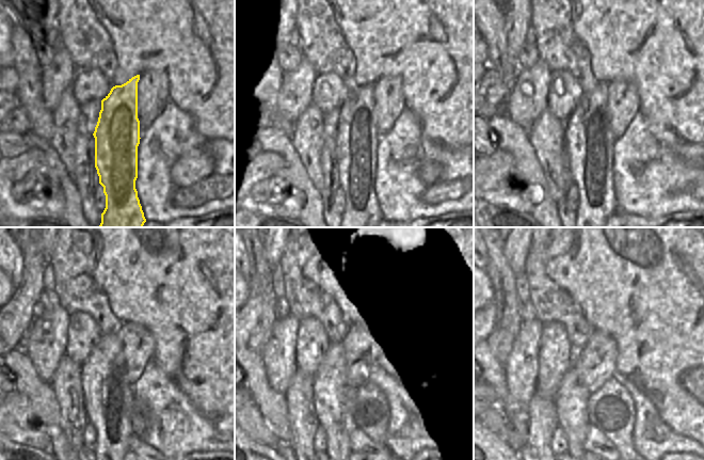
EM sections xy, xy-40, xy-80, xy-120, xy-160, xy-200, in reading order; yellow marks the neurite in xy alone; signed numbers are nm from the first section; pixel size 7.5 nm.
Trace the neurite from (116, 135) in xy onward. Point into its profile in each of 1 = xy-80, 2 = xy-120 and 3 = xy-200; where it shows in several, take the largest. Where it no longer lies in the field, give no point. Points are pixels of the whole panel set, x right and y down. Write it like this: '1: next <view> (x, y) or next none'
1: next xy-80 (589, 141)
2: next xy-120 (109, 399)
3: next xy-200 (571, 399)

